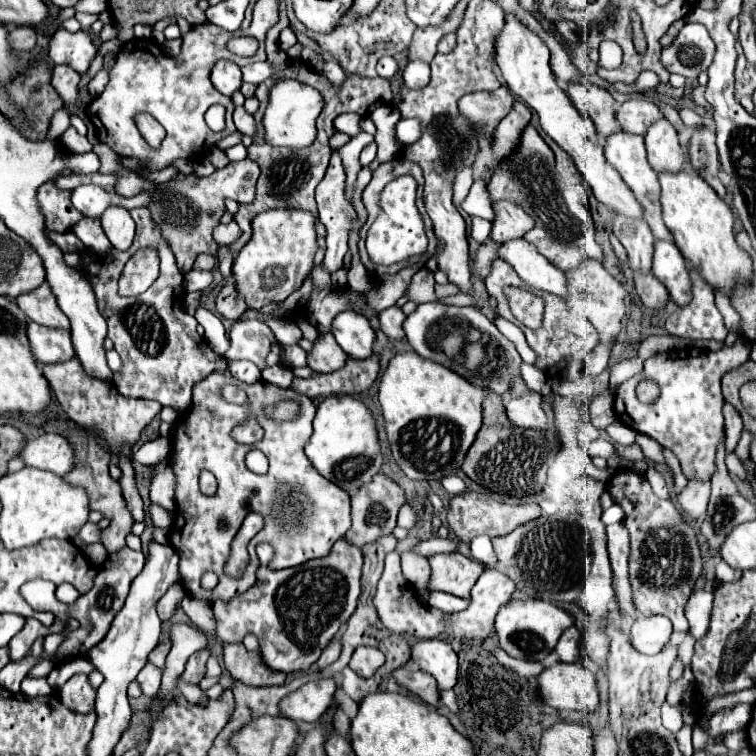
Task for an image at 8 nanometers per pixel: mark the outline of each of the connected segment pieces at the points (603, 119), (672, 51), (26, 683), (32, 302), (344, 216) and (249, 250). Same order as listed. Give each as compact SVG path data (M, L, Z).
M569 84L567 96L581 114L593 120L601 140L613 134L613 130L621 130L615 120L615 100L605 88L595 84Z
M685 24L675 42L663 50L661 62L669 72L697 78L713 62L715 42L703 24Z
M25 678L21 684L21 692L27 696L43 696L43 694L53 694L53 689L49 688L45 678Z
M43 282L37 290L17 296L17 306L37 324L53 328L69 328L67 316L59 310L55 296L49 290L49 284Z
M333 150L327 174L325 174L325 178L321 180L321 184L317 186L317 192L315 192L315 200L317 200L317 208L319 208L319 220L327 228L327 252L325 252L323 262L325 262L325 268L329 272L335 272L343 266L343 258L347 254L347 234L349 234L351 224L357 218L353 206L345 198L345 180L347 180L347 174L345 174L343 162L341 162L341 156L339 156L337 150Z
M267 210L253 220L253 236L241 248L233 262L233 276L237 290L249 304L249 308L261 310L271 302L283 302L293 290L297 290L313 268L317 252L315 218L303 210Z

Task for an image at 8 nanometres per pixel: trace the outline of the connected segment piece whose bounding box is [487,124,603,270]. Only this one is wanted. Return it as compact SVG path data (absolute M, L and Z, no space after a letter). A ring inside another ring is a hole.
M529 124L521 136L521 146L517 148L517 154L505 158L501 162L487 186L491 202L507 198L517 200L521 206L533 216L535 228L525 234L525 240L535 244L537 250L549 258L557 268L569 270L573 266L579 266L585 258L603 260L603 252L599 244L595 242L595 224L589 208L585 206L581 216L577 216L573 210L567 208L565 198L561 194L561 178L555 170L555 156L551 148L543 142L543 138L537 134L537 130ZM513 178L519 178L519 186L513 190Z

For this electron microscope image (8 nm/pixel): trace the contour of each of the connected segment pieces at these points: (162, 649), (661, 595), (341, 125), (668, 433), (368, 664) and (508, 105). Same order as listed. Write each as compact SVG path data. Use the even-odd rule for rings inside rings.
M156 646L148 656L148 661L155 664L157 668L165 668L165 660L170 651L170 646Z
M617 470L609 482L609 494L625 510L625 526L631 534L629 572L635 596L635 606L645 616L663 614L673 622L673 630L687 632L689 624L683 608L695 590L695 580L703 570L699 544L693 528L681 518L673 502L659 500L643 474Z
M339 114L339 116L335 118L335 128L337 128L339 132L349 134L349 136L357 136L357 134L361 132L359 120L361 120L361 116L357 116L357 114Z
M739 338L733 346L725 346L719 352L663 352L645 360L643 372L635 374L615 394L615 414L617 420L635 432L647 434L677 456L681 464L681 472L687 480L711 480L717 472L715 454L717 446L725 436L725 418L723 418L723 394L721 394L721 378L741 366L741 362L749 360L751 344ZM639 380L655 380L661 388L661 396L655 404L645 406L637 400L636 387Z
M359 646L353 656L351 656L351 670L355 670L359 676L363 678L371 678L375 674L375 670L385 662L385 656L377 650L377 648L369 648L369 646Z
M507 86L491 92L471 92L459 100L459 110L477 128L479 134L493 134L497 124L513 108L515 96Z

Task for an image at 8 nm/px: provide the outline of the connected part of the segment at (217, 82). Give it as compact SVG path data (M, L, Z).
M219 60L211 70L211 82L221 94L231 96L235 90L241 88L241 70L229 60Z

